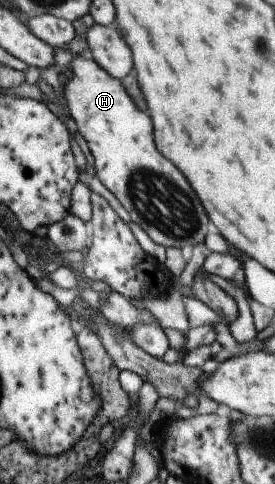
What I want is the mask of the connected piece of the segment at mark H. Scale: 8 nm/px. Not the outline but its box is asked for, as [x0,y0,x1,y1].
[59,55,208,250]

